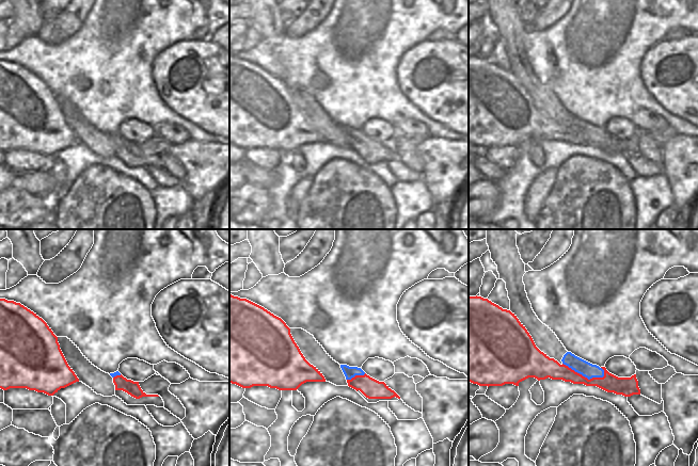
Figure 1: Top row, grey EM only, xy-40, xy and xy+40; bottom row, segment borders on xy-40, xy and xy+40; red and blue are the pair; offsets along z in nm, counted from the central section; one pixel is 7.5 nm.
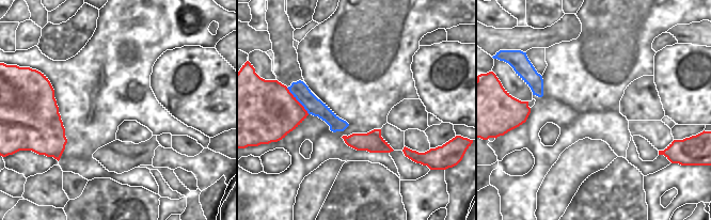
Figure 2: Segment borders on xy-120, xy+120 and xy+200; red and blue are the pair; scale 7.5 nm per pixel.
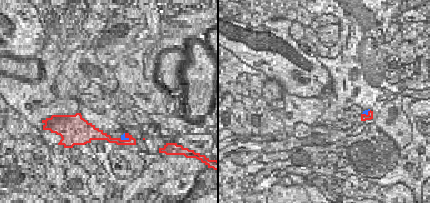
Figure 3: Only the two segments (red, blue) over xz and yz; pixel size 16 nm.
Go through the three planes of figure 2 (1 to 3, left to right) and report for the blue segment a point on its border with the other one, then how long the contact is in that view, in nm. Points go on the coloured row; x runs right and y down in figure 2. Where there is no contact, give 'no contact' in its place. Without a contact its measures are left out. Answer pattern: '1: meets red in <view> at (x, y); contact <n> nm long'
1: no contact
2: meets red in xy+120 at (297, 100); contact 260 nm long
3: no contact

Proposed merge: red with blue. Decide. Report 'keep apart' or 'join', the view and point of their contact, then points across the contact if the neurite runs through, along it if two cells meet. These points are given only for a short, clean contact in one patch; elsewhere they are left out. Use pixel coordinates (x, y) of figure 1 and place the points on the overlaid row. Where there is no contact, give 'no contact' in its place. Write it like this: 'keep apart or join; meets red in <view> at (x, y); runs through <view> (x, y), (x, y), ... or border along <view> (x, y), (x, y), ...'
keep apart; meets red in xy+40 at (584, 376)

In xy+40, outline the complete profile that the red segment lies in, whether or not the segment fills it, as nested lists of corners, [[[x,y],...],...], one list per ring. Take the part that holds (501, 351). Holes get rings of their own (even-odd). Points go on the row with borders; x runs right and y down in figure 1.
[[[469,296],[469,382],[479,386],[503,386],[535,377],[562,380],[597,386],[607,392],[640,395],[636,374],[618,377],[605,367],[603,377],[588,380],[550,358],[535,344],[517,316],[488,299]]]

